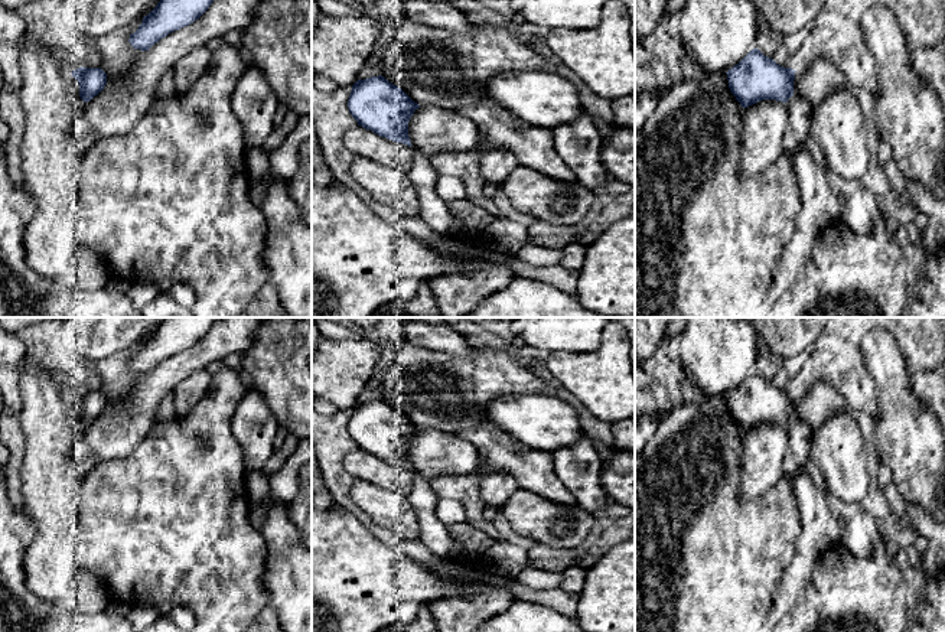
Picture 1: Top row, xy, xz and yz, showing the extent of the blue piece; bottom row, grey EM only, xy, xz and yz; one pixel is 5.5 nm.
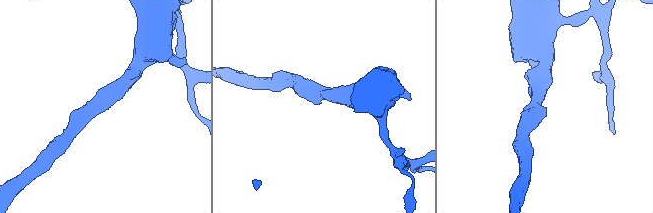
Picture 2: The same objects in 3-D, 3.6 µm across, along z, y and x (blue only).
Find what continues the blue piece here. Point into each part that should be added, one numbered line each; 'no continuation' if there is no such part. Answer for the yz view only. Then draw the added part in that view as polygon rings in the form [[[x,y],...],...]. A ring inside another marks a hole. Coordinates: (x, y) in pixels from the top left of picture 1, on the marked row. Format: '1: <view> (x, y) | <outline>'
1: yz (821, 78) | [[[817,58],[809,66],[795,72],[794,94],[809,101],[812,107],[844,88],[847,88],[844,76],[824,58]]]

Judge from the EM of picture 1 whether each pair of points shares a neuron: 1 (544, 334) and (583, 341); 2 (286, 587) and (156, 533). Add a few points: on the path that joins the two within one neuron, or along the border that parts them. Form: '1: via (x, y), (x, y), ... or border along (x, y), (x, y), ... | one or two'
1: via (554, 334), (573, 334) | one
2: border along (267, 544), (263, 573), (266, 605) | two

